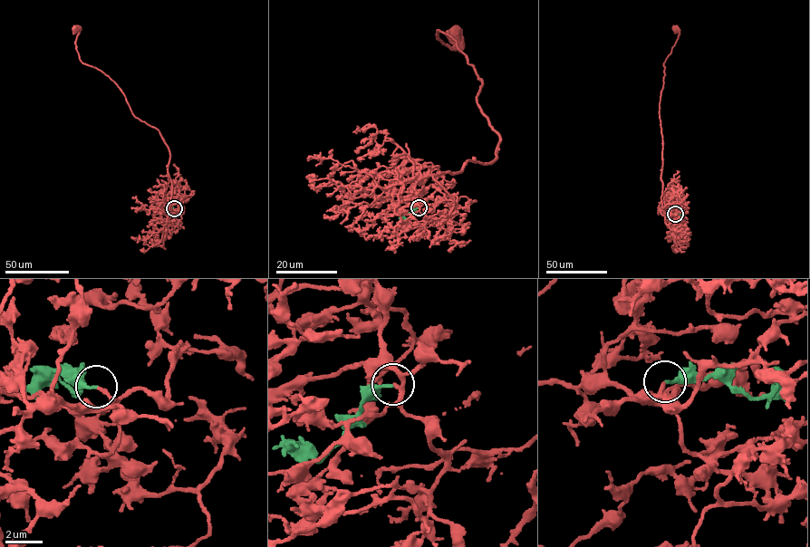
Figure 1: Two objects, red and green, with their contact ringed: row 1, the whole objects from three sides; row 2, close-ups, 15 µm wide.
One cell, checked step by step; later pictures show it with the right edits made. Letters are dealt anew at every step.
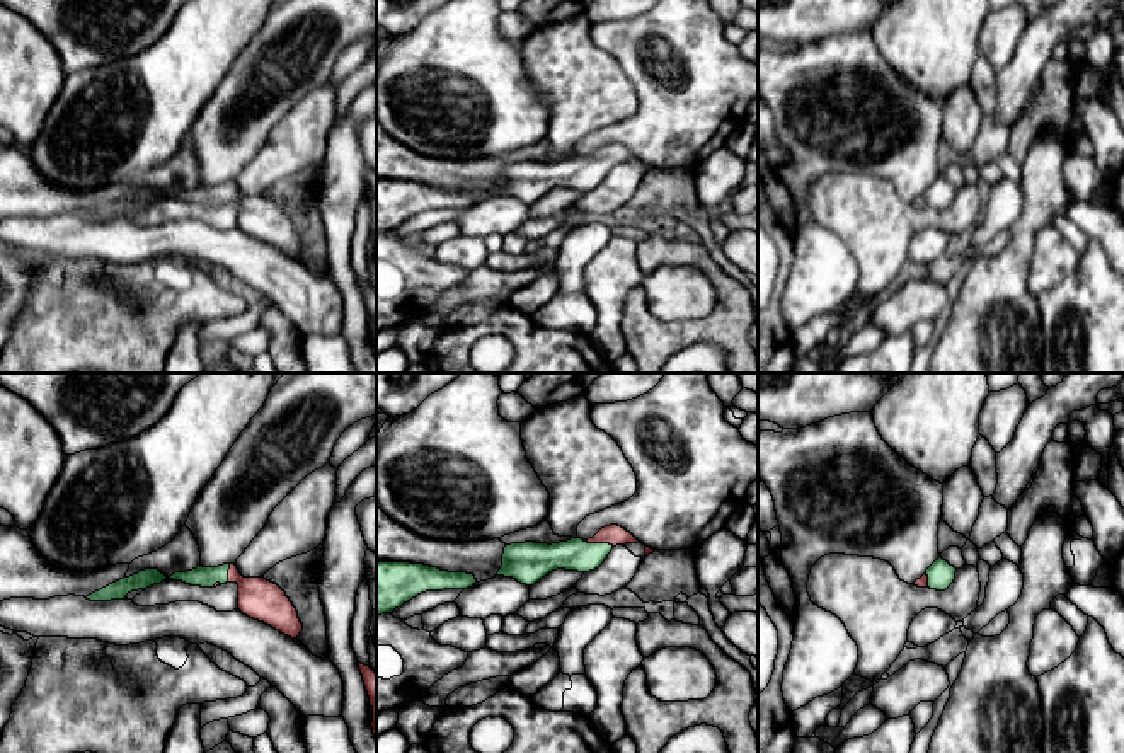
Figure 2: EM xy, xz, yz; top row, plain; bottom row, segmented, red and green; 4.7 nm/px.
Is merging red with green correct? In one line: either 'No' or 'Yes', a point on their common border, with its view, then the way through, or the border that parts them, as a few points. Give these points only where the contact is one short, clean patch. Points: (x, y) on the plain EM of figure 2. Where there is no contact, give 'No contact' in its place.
Yes. Touches red at xz (598, 160). Path across: xz (615, 154), (598, 160), (586, 172), (574, 172)

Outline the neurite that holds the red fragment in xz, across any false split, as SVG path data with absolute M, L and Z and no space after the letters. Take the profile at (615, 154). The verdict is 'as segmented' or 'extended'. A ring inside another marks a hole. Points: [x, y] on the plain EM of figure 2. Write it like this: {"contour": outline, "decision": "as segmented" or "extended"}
{"contour": "M618 143L601 147L593 157L571 157L559 162L511 162L504 165L502 184L496 194L513 196L533 204L557 187L589 191L598 187L613 165L639 158Z", "decision": "extended"}

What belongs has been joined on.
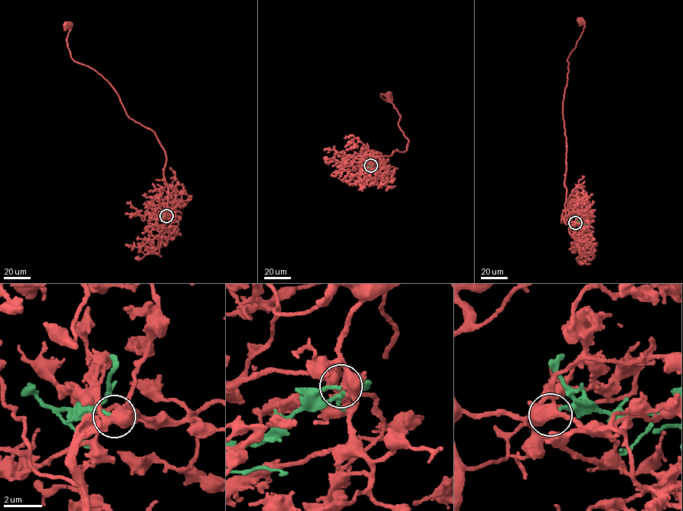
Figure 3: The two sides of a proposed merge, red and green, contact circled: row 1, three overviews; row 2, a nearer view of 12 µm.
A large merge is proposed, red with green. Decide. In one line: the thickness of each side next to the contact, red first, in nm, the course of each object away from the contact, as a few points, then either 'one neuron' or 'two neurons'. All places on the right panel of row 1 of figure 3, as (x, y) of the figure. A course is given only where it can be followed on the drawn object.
440 nm thick on the red side, 160 nm on the other; red runs (575, 222), (570, 222), (566, 214), (566, 148), (562, 111), (569, 70), (567, 60), (584, 27), (580, 21); green runs (575, 222), (587, 222), (586, 226); two neurons

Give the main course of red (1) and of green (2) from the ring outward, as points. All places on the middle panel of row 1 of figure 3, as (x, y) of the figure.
1: (370, 165), (374, 157), (407, 150), (400, 115), (387, 96), (380, 96), (387, 101), (388, 95)
2: (370, 165), (361, 171)

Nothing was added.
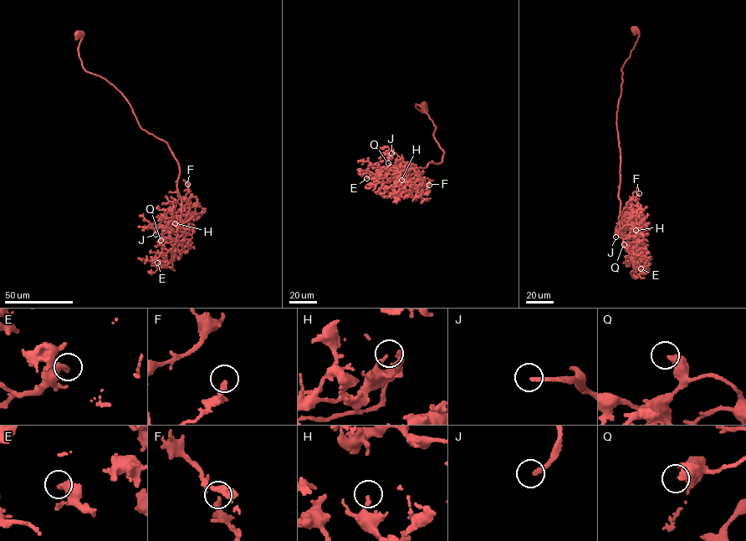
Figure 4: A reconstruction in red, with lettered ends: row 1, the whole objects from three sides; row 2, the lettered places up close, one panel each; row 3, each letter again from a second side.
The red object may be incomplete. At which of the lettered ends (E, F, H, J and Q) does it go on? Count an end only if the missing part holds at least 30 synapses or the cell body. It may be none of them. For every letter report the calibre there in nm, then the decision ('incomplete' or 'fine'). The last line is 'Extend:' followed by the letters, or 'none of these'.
E: 360 nm | fine
F: 280 nm | fine
H: 170 nm | fine
J: 220 nm | incomplete
Q: 500 nm | incomplete
Extend: J, Q

